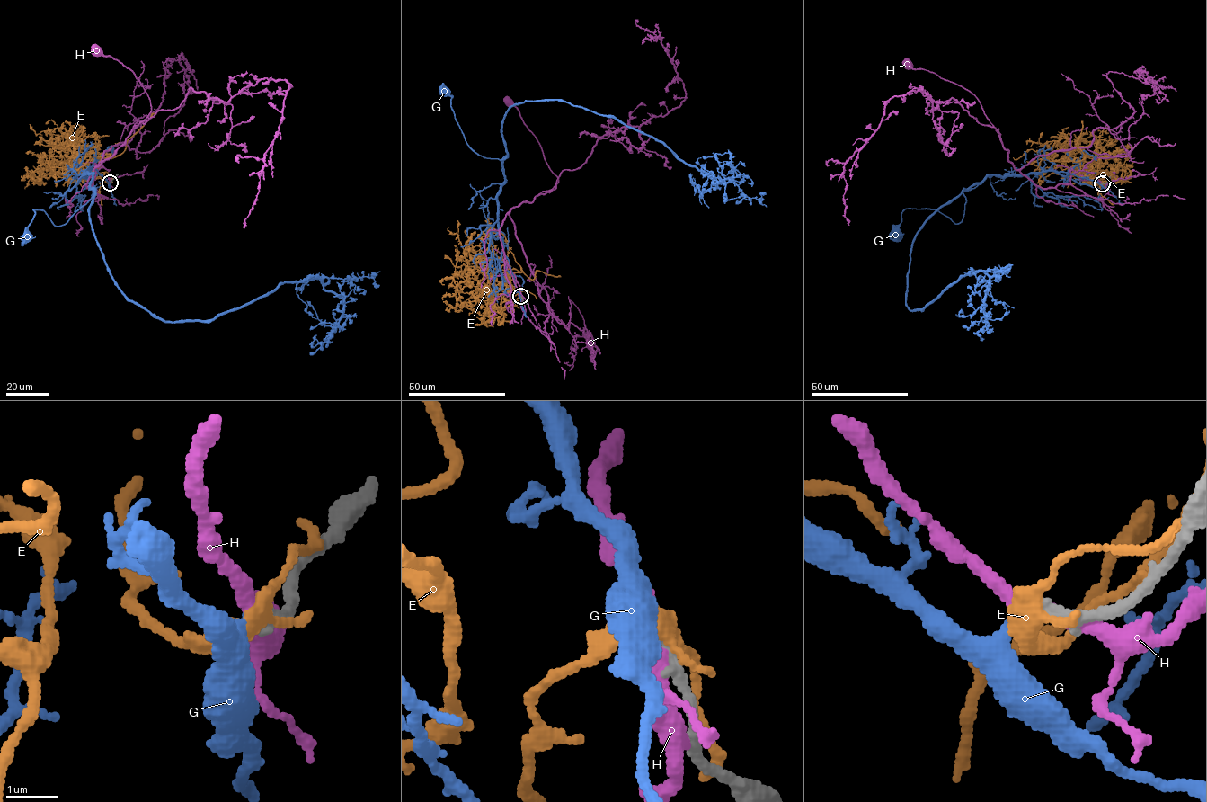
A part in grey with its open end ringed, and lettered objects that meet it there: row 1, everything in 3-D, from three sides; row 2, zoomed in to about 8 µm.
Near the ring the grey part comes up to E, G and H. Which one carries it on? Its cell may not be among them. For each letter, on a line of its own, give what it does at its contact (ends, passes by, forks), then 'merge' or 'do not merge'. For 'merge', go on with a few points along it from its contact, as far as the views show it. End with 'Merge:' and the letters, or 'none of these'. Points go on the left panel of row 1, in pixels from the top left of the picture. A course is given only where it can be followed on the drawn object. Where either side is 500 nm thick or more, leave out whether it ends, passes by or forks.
E: it passes by; do not merge
G: it ends there; merge; it runs (110, 182), (86, 169), (92, 197), (61, 225), (32, 209), (26, 236)
H: it passes by; do not merge
Merge: G

